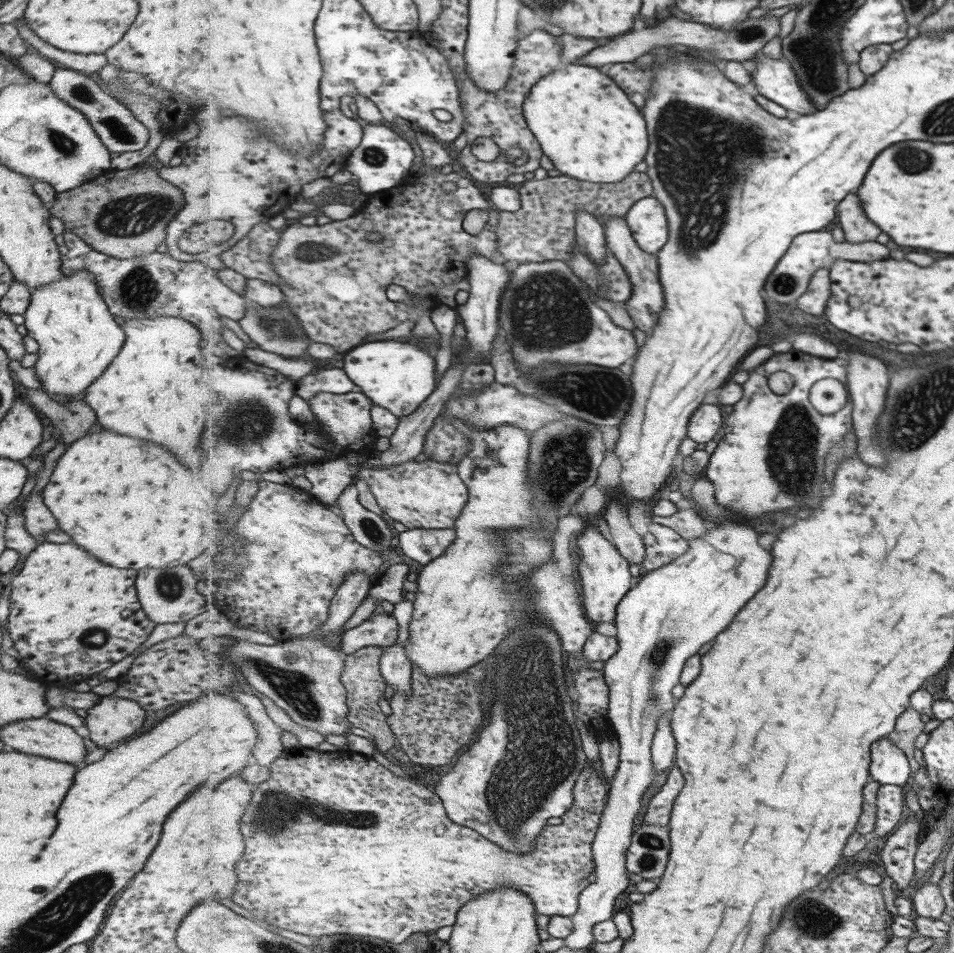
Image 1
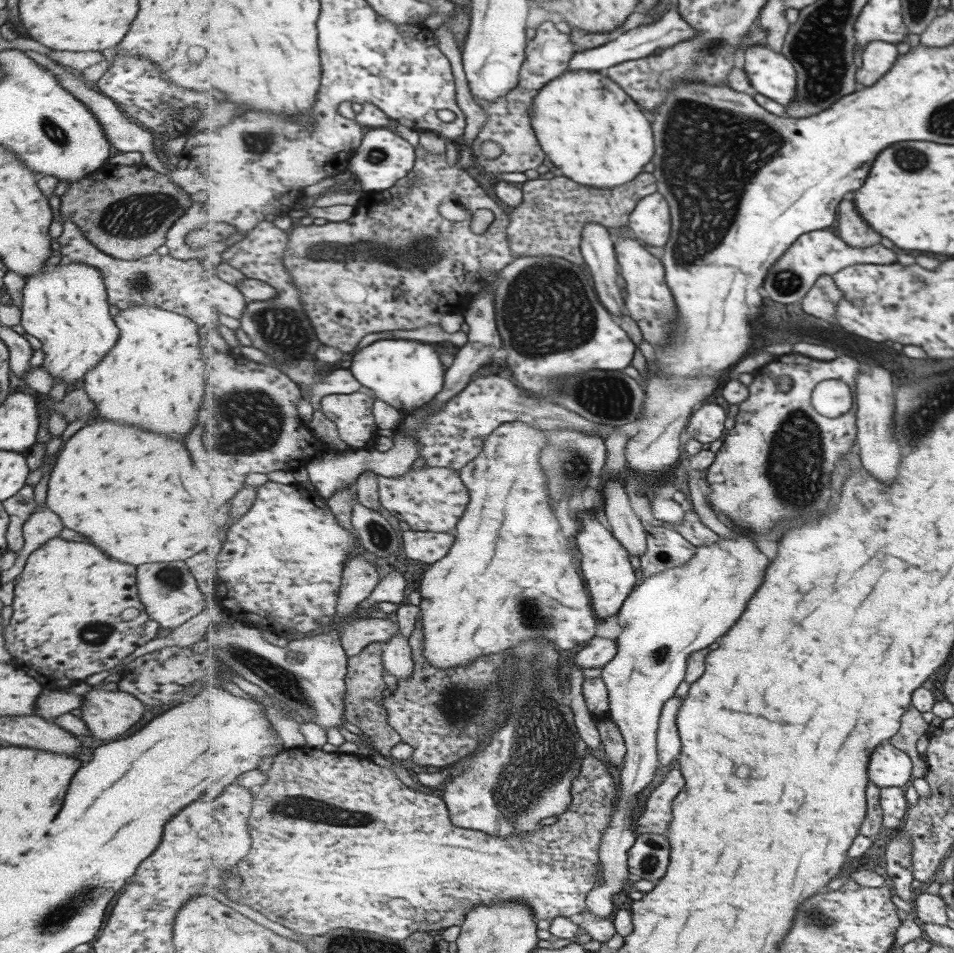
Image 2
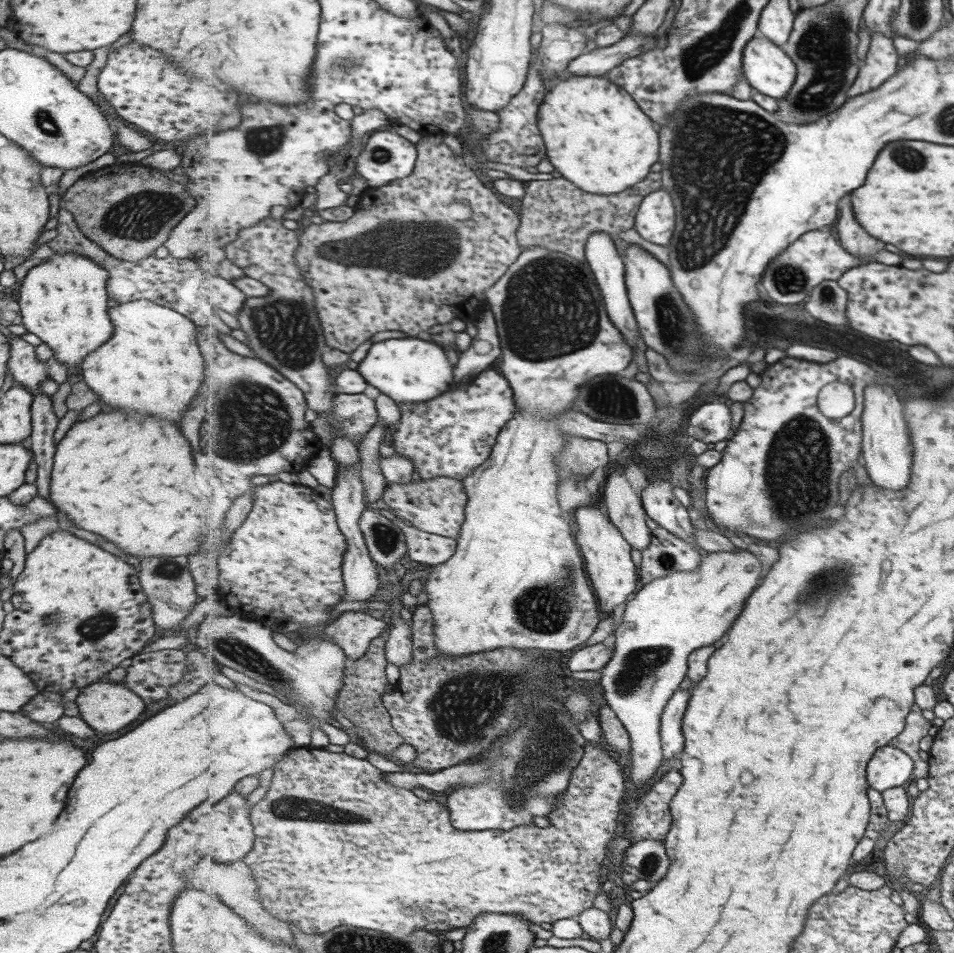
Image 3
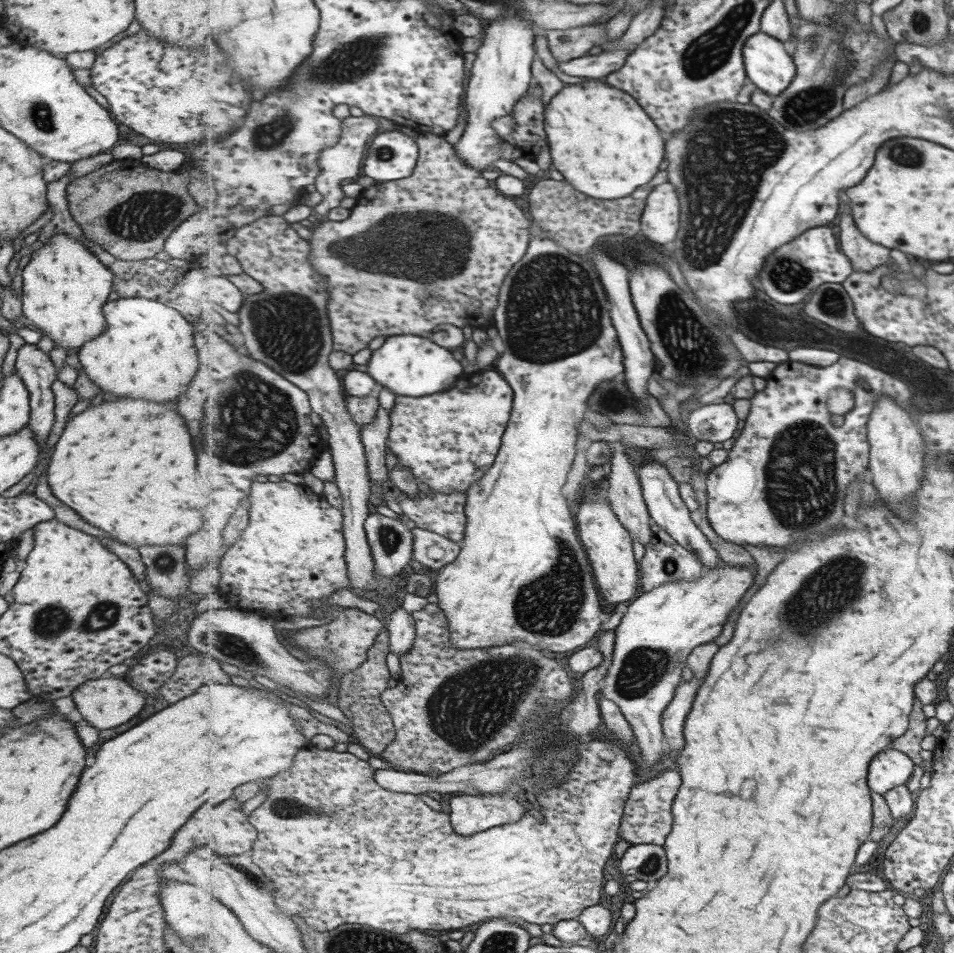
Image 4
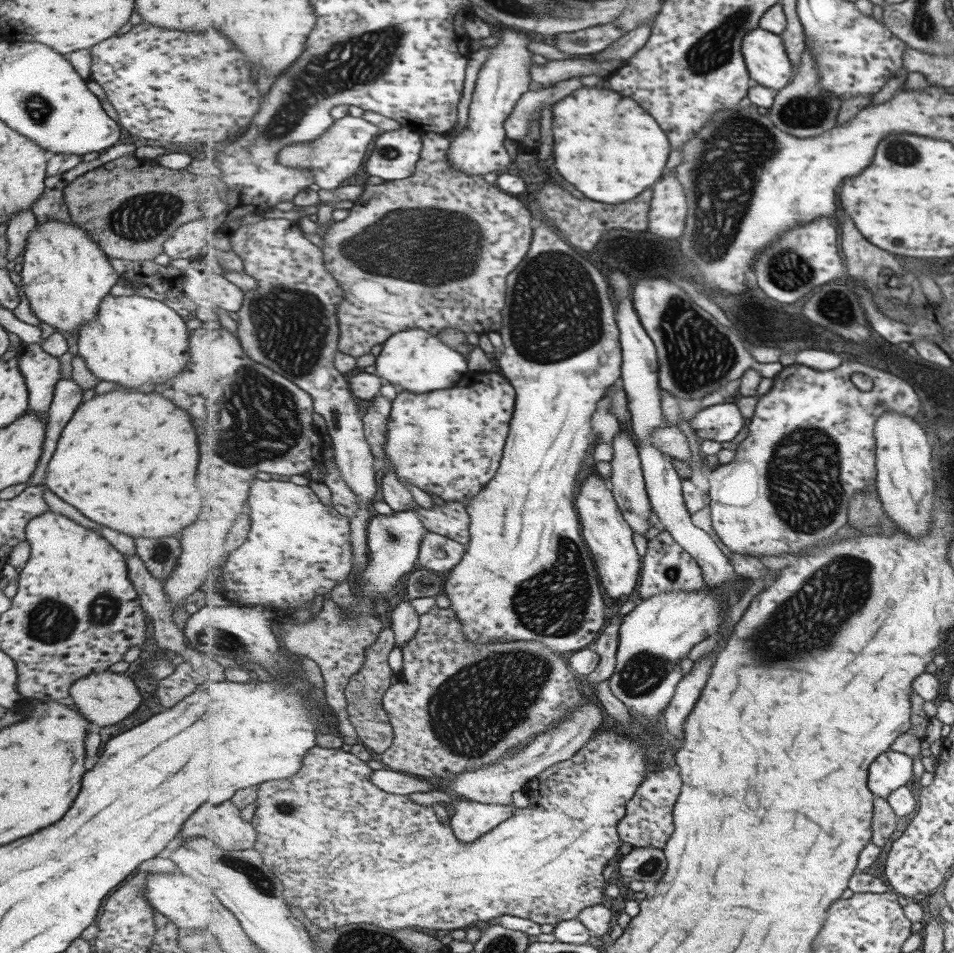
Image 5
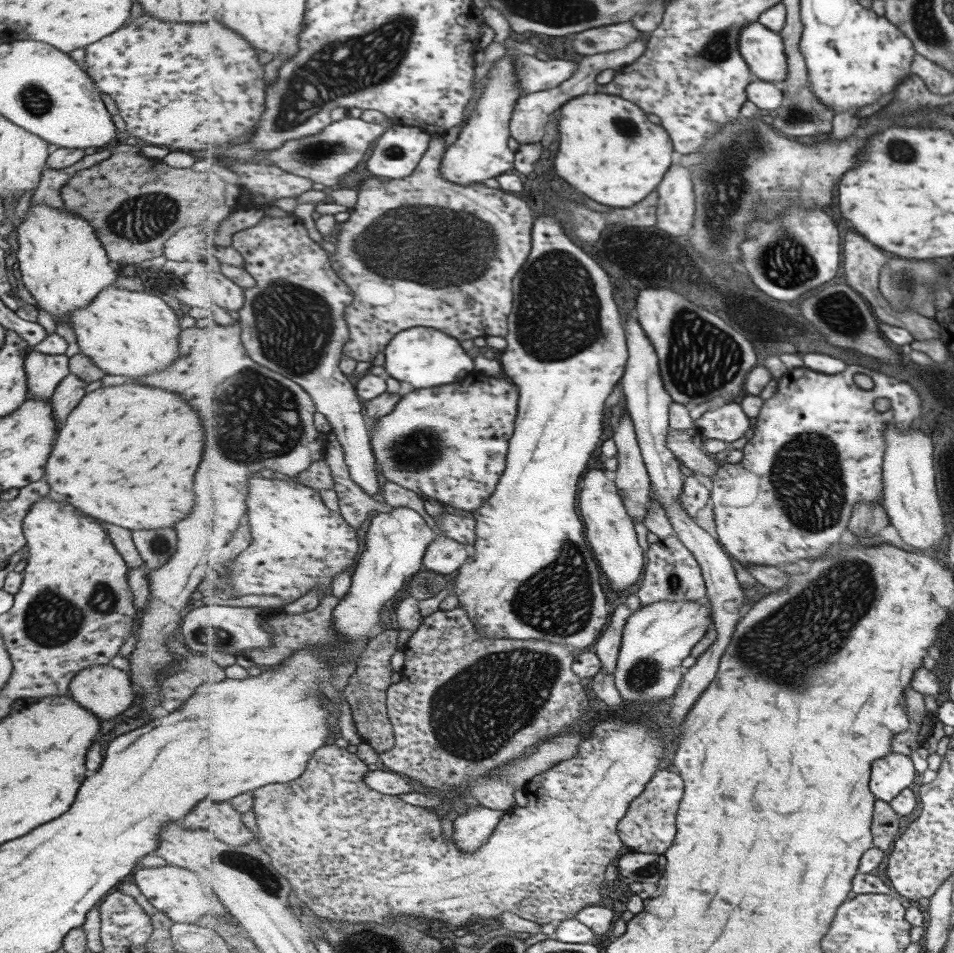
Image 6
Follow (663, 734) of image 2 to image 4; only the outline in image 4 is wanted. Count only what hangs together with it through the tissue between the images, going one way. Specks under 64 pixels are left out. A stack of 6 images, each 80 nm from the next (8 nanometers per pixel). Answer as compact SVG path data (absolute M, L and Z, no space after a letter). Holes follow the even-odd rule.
M693 677L689 681L683 681L676 690L676 696L665 709L663 717L663 726L668 746L675 751L677 748L685 746L685 736L683 736L683 726L685 718L689 716L693 702L697 698L701 680Z

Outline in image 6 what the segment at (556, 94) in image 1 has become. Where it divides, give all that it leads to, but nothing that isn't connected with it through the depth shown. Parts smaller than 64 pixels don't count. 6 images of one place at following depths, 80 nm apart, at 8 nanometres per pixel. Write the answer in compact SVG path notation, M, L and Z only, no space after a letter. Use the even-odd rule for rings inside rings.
M587 92L585 96L567 102L560 111L563 112L558 123L560 143L554 166L558 176L575 186L579 193L611 208L631 208L654 193L663 182L669 166L673 164L673 154L676 151L674 142L668 130L662 124L653 124L649 120L650 115L645 114L637 103L615 94Z

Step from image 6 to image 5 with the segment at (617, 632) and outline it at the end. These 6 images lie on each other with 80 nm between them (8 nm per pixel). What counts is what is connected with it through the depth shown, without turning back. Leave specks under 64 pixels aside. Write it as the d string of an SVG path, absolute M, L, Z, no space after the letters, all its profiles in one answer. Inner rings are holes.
M615 615L611 618L610 625L605 627L601 638L594 643L593 649L599 653L600 663L593 675L587 677L591 690L596 690L596 684L611 679L616 671L617 653L620 642L620 628L624 616Z

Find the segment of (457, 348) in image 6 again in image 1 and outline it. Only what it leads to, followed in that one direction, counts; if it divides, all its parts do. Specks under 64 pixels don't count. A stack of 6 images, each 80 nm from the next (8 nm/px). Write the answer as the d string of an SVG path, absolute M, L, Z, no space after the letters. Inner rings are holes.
M403 339L371 341L342 354L341 366L363 394L377 406L391 410L400 420L415 413L437 389L437 362L421 345Z

